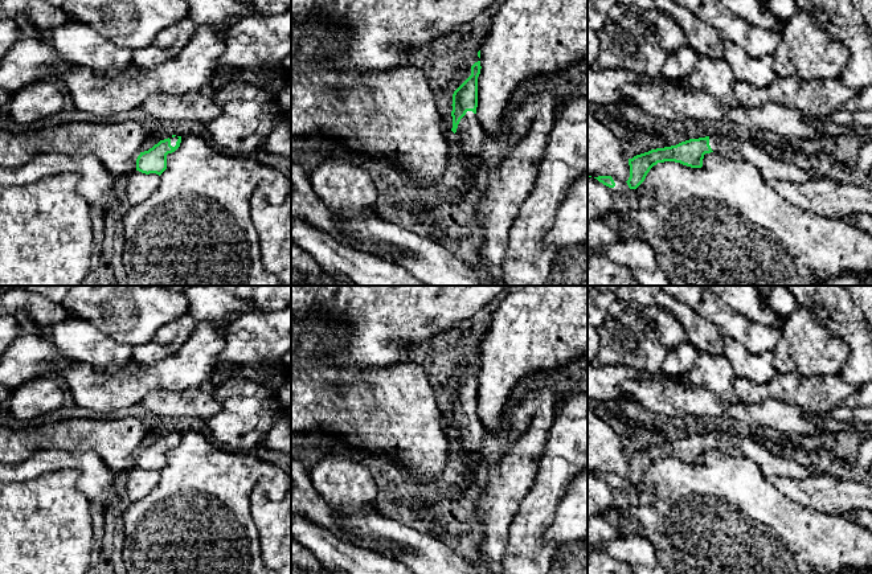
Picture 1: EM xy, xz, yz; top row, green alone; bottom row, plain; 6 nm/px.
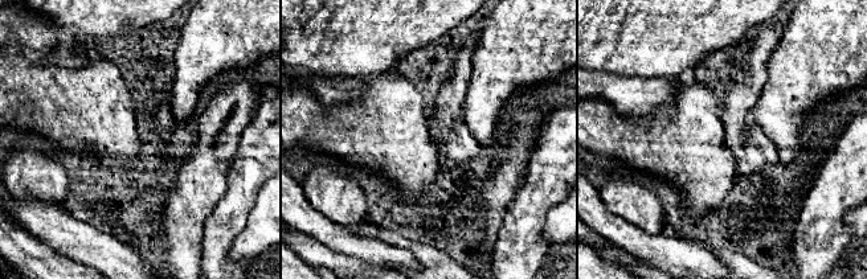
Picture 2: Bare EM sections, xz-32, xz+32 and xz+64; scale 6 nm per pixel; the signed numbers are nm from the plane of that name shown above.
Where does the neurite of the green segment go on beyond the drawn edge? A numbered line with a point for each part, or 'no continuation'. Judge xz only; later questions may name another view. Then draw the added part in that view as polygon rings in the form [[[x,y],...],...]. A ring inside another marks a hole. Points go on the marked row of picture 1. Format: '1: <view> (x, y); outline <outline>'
1: xz (470, 135); outline [[[467,111],[455,132],[455,138],[460,145],[458,155],[466,159],[482,155],[484,136],[486,134],[478,122],[476,114]]]

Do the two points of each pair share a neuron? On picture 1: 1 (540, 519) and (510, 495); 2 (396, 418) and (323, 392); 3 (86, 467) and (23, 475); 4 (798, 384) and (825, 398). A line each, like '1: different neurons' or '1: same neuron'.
1: different neurons
2: same neuron
3: same neuron
4: same neuron

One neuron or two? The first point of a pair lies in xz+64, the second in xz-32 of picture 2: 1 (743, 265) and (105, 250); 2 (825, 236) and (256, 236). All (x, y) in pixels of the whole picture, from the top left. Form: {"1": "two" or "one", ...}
{"1": "one", "2": "two"}

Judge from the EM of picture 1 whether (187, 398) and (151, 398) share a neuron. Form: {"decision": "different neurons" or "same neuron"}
{"decision": "same neuron"}

